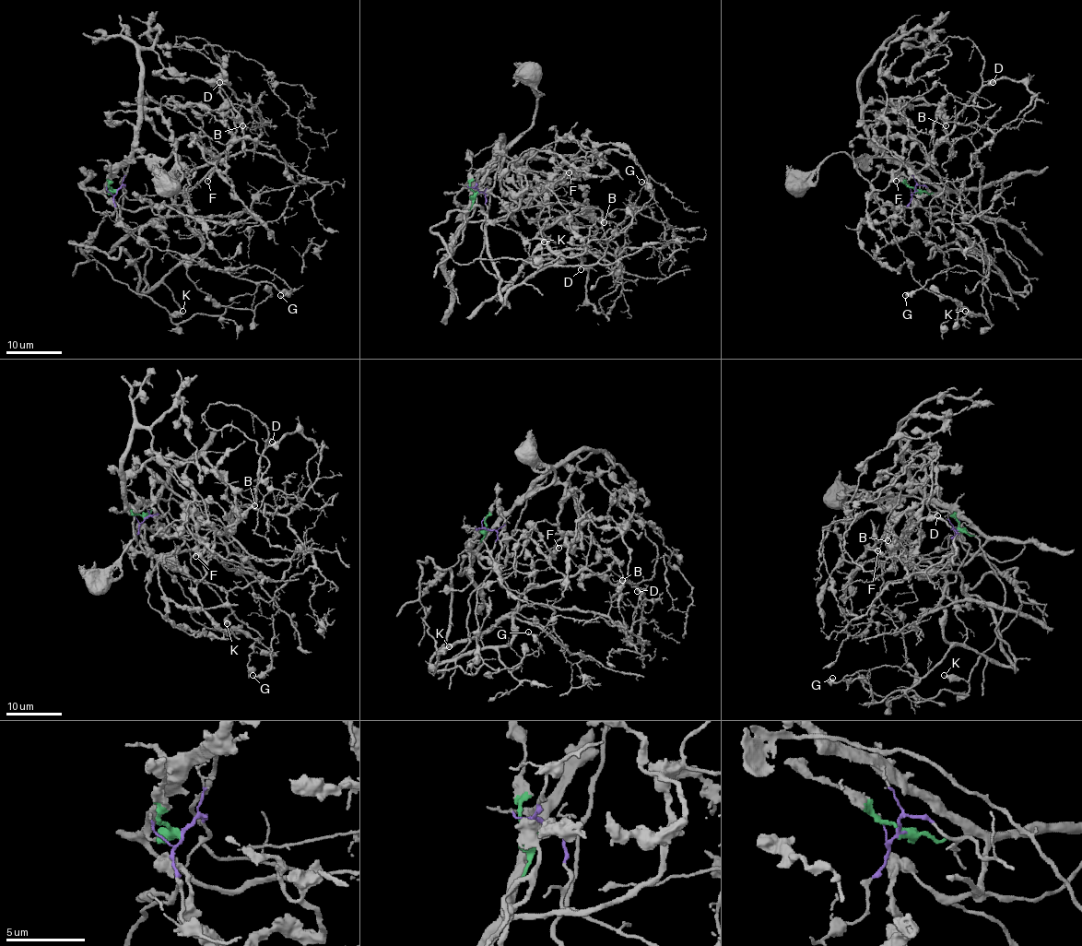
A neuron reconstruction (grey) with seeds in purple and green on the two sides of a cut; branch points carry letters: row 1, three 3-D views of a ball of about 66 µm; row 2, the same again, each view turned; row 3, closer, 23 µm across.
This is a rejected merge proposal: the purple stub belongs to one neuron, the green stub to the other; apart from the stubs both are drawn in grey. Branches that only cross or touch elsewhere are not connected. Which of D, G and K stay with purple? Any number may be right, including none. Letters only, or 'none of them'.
D, G, K

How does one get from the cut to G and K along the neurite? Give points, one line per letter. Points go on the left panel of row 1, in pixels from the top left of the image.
G: (116, 191), (123, 185), (128, 199), (171, 205), (209, 266), (239, 276), (264, 267), (291, 289), (280, 295)
K: (116, 191), (171, 205), (201, 248), (141, 294), (124, 249), (109, 257), (70, 242), (170, 314), (182, 311)

